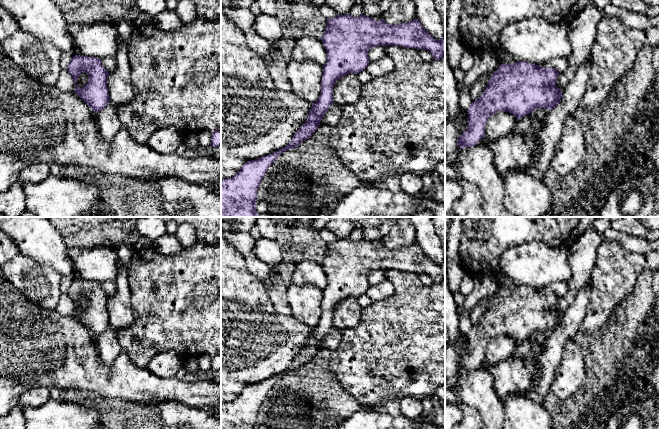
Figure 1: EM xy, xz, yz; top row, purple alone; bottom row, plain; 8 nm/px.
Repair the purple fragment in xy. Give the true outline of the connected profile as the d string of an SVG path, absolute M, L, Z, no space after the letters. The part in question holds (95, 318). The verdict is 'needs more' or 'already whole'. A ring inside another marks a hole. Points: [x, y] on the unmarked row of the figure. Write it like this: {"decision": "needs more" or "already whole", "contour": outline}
{"decision": "already whole", "contour": "M75 279L67 295L72 300L76 317L93 335L99 336L110 325L107 311L109 296L103 291L102 285L96 281ZM85 296L89 300L89 306L79 312L76 308L78 300Z"}

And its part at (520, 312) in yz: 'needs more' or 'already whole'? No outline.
already whole

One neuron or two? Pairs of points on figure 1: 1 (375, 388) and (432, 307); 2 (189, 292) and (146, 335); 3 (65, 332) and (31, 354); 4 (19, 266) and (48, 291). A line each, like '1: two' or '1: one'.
1: one
2: one
3: one
4: one

